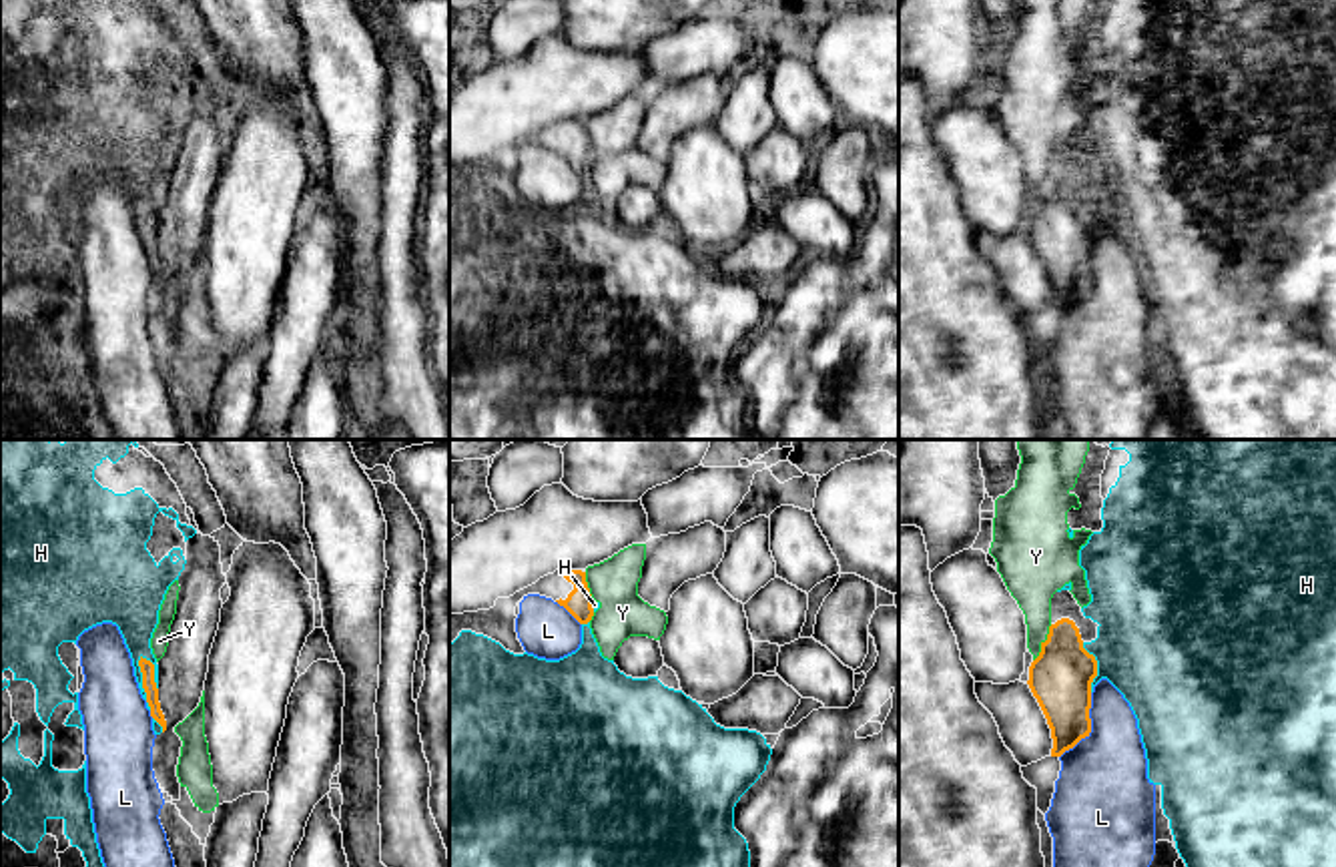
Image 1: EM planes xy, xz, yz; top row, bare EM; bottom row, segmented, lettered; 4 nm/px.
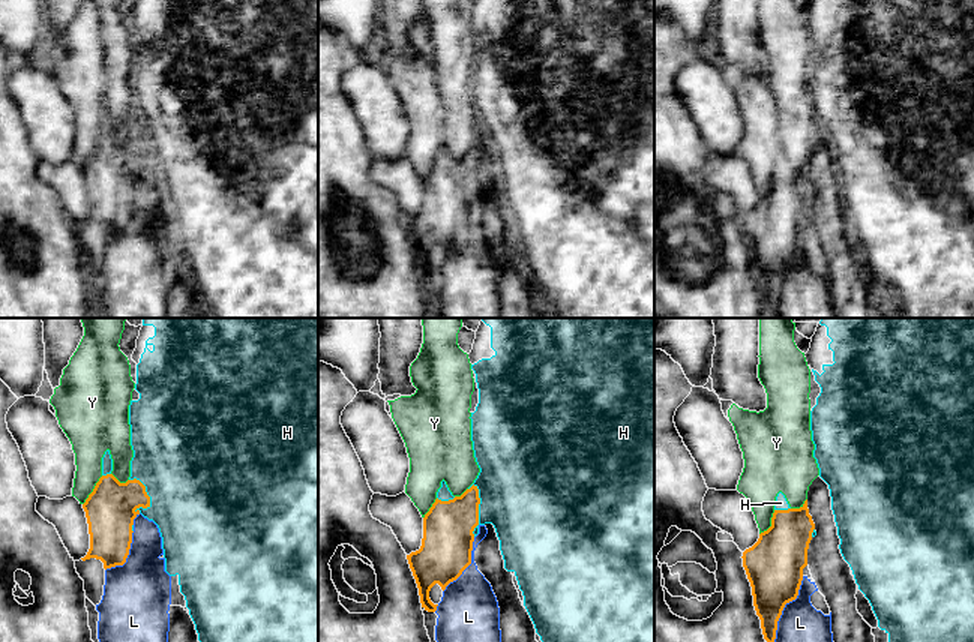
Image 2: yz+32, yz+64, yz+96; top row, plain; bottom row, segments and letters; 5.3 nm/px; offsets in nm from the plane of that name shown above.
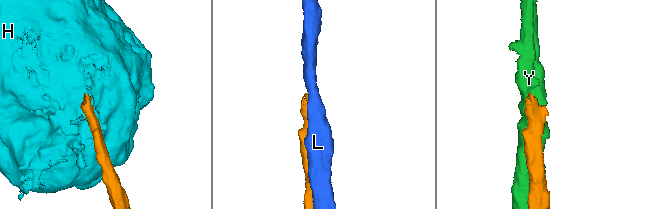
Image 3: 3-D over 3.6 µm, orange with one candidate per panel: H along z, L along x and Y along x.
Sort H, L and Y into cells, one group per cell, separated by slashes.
H / L / Y

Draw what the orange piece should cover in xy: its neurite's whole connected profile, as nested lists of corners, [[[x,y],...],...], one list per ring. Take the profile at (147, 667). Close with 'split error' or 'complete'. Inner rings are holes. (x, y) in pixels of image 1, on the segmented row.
[[[140,656],[138,666],[140,666],[140,672],[142,672],[142,688],[146,692],[150,716],[162,727],[162,733],[164,733],[166,720],[164,720],[164,714],[160,710],[160,702],[158,702],[158,688],[156,688],[156,682],[154,682],[154,664]]]; complete

